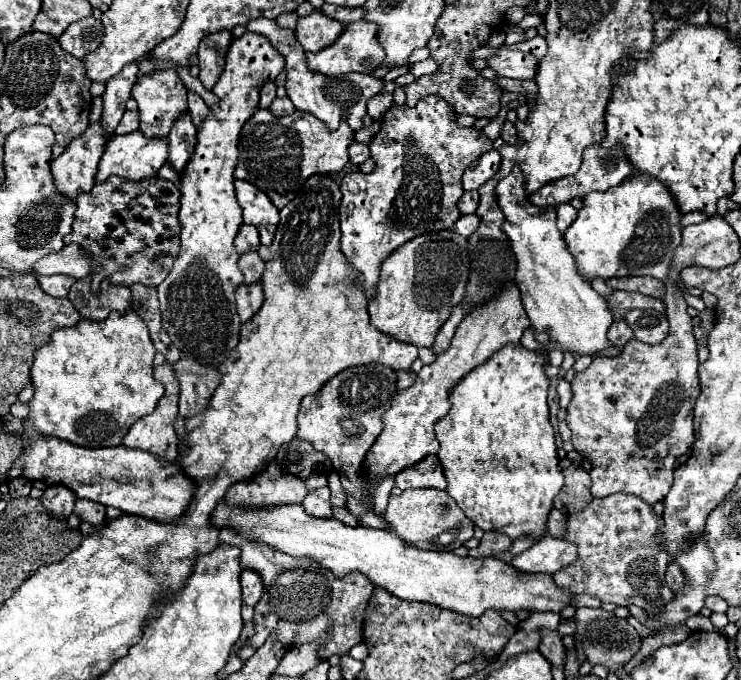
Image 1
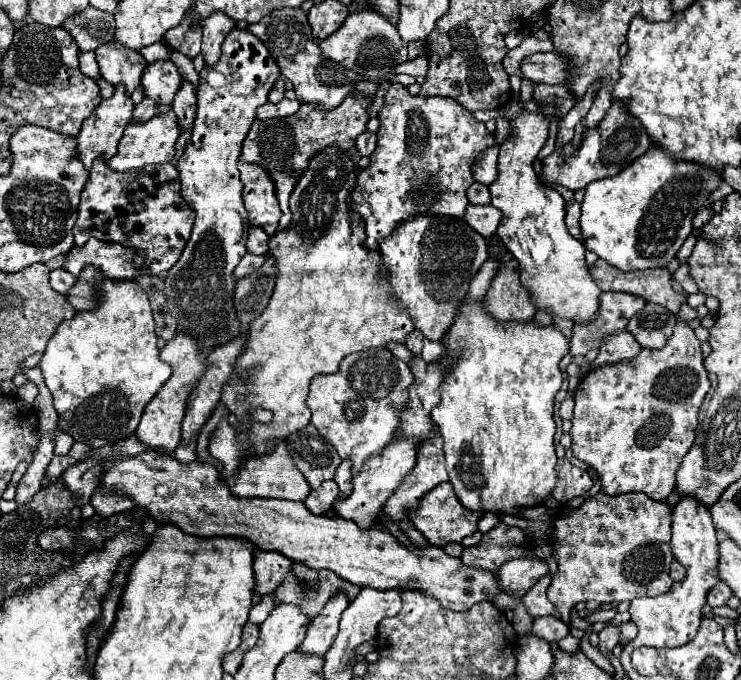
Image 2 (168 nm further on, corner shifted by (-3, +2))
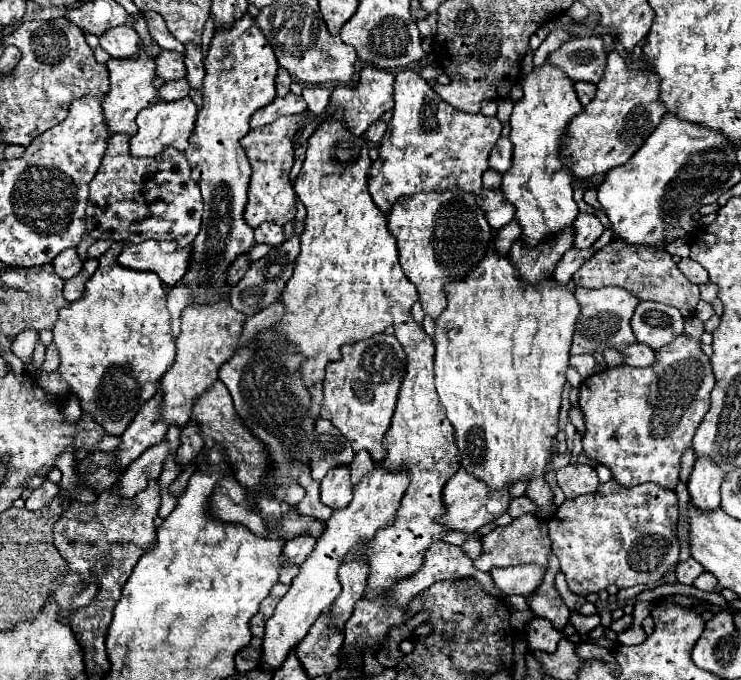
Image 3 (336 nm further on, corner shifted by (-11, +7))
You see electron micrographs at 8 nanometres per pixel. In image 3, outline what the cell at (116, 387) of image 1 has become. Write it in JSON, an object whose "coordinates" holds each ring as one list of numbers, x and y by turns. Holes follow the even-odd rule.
{"coordinates":[[113,243,113,245,99,257,99,269,97,269,95,275,85,283,85,293,83,293,83,297,81,297,79,301,73,301,73,303,69,303,67,307,63,307,63,309,59,311,59,319,57,319,55,327,53,327,53,343,57,345,59,355,61,355,61,365,59,365,59,369,57,369,57,371,61,373,61,379,67,381,69,387,71,387,71,391,79,397,81,409,83,409,85,413,89,413,89,415,95,419,95,423,99,423,109,435,123,435,123,431,127,429,127,425,131,423,131,419,135,417,135,413,139,411,139,407,155,395,155,391,157,391,155,387,157,387,159,377,163,377,165,371,167,371,167,369,173,365,173,361,175,361,175,341,173,341,173,337,171,337,171,315,169,315,169,311,167,311,167,307,165,307,165,303,167,303,167,291,165,291,161,279,159,279,155,273,151,273,151,271,131,271,131,269,121,267,119,261,117,261,117,257,119,257,119,247,123,247,123,243]]}

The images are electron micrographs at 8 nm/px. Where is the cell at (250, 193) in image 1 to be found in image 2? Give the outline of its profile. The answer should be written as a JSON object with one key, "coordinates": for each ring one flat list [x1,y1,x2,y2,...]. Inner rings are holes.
{"coordinates":[[239,162,241,182,243,182,243,200,249,212,249,224,263,228,269,236,277,232,281,208,275,198,275,186,269,174,257,164]]}

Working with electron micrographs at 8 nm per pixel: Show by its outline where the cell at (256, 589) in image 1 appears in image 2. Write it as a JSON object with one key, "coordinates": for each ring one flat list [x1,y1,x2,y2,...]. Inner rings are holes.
{"coordinates":[[257,550,255,552,255,562,253,562,253,572,255,572,255,592,259,596,275,592,275,588,281,584,285,574,291,570,293,562,287,560,279,552,265,552]]}

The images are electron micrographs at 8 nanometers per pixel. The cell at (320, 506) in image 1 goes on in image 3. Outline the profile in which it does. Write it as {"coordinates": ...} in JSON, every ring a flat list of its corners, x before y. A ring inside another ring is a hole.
{"coordinates":[[349,467,331,469,321,481,321,501,331,509,343,509,353,499,353,485,349,481]]}

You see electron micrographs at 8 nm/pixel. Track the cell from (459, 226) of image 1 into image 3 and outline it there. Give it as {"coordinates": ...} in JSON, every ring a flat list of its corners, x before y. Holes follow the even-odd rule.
{"coordinates":[[483,189,481,195,477,197,477,205,485,211,485,217,493,229,505,227,515,215,515,207,503,199,501,189,495,189,495,191]]}

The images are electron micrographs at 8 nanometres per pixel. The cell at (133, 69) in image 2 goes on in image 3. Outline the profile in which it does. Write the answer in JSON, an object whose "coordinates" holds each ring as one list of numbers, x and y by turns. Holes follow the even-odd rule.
{"coordinates":[[119,25,107,31,107,35,99,37,99,45,111,55,119,59,135,57,139,53,139,35,129,25]]}

